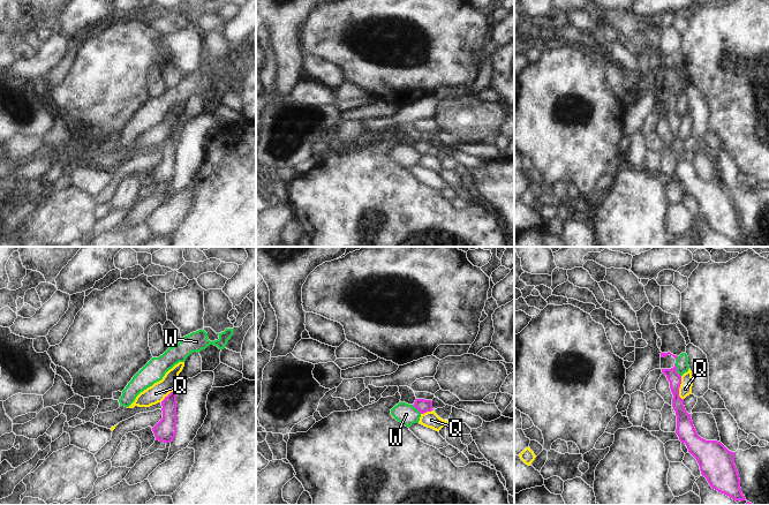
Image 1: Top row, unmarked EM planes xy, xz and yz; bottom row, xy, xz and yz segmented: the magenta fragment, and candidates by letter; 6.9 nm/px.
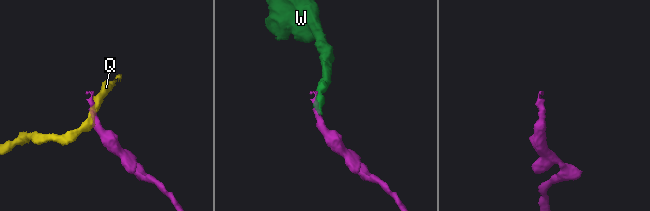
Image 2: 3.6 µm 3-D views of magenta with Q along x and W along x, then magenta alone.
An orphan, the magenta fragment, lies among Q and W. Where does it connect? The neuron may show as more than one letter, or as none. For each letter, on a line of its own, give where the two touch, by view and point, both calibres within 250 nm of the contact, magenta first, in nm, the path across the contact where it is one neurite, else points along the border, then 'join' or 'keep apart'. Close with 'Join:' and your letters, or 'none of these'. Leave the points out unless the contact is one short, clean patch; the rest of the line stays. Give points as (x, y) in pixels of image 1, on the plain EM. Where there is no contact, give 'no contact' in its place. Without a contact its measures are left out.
Q: contact yz (679, 128); calibres 110 and 90 nm; border yz (681, 118), (679, 137), (683, 141); keep apart
W: contact yz (676, 112); calibres 90 and 90 nm; border yz (675, 105), (676, 113), (680, 118); keep apart
Join: none of these

